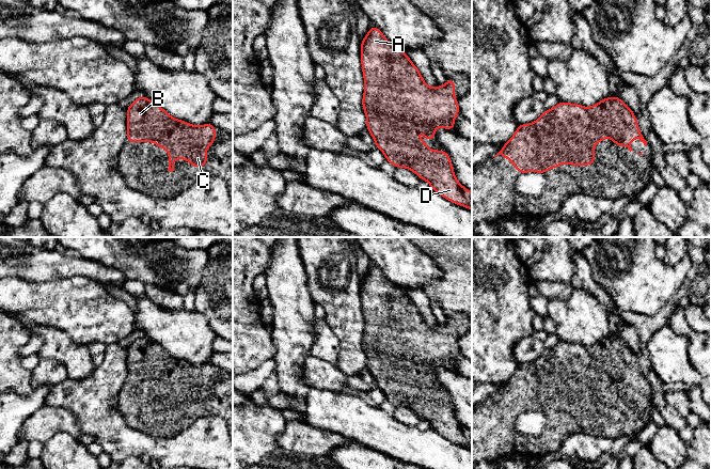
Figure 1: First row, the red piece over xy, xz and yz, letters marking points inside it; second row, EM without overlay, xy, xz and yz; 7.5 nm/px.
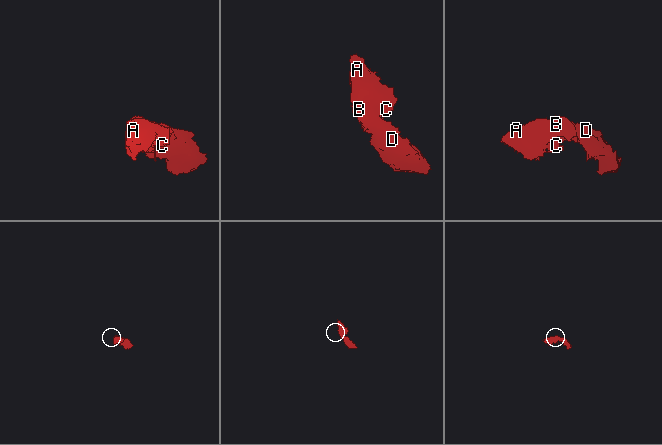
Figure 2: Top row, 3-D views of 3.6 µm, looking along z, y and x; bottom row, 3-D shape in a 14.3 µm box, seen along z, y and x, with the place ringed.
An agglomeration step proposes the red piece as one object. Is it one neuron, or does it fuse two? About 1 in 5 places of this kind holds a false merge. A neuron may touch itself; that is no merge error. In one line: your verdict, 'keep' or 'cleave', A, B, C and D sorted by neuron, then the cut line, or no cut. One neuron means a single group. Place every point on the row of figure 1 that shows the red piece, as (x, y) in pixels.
keep | A B C D | no cut

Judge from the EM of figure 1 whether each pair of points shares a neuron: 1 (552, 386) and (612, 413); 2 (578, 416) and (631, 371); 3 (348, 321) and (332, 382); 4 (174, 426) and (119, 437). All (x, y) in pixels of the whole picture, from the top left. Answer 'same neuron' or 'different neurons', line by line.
1: same neuron
2: same neuron
3: different neurons
4: different neurons

